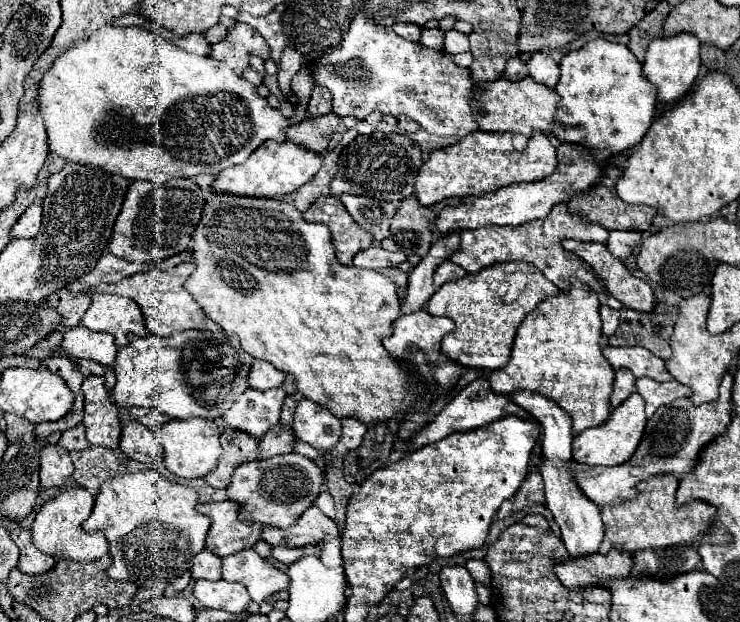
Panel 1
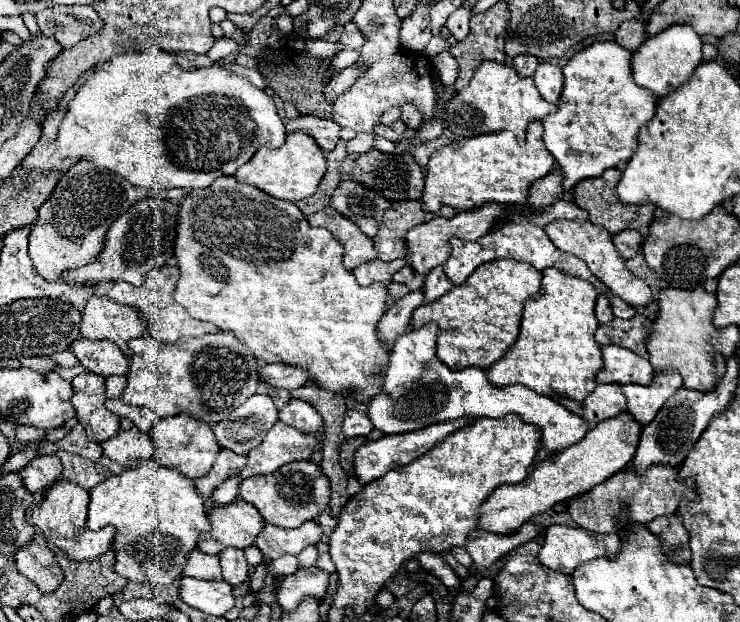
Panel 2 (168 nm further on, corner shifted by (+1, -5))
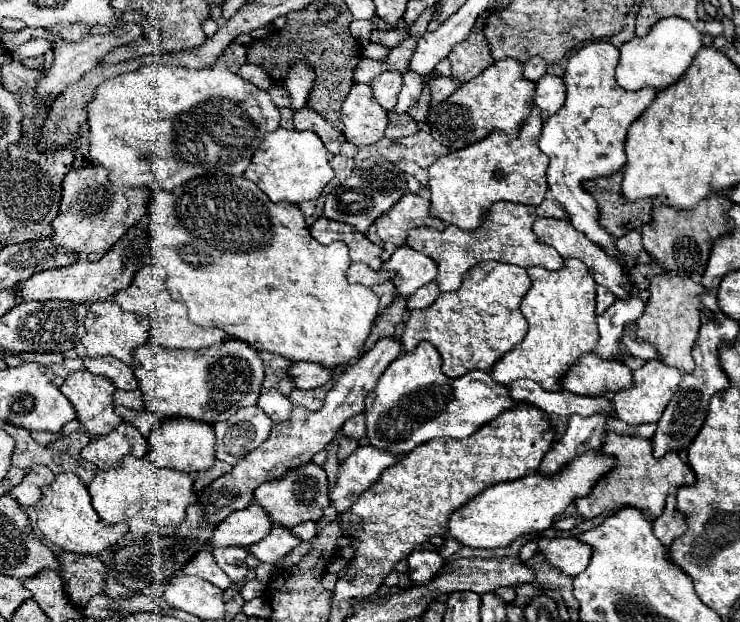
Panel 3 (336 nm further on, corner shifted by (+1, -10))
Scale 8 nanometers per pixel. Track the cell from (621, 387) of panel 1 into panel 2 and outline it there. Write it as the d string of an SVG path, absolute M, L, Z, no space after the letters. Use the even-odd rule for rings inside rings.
M598 385L586 399L584 405L576 403L574 399L568 399L566 395L550 395L554 401L564 405L566 409L580 413L588 423L600 423L604 419L616 417L618 413L624 411L624 397L620 391L620 385Z

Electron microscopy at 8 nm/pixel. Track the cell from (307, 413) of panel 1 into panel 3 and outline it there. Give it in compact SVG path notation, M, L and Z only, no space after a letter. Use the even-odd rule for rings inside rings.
M266 390L258 398L258 406L274 420L274 422L284 422L292 414L292 402L282 396L276 390Z

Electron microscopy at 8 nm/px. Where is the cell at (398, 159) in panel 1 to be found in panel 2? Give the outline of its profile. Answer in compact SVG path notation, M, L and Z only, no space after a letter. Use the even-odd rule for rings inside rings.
M372 149L364 155L360 155L352 169L352 181L364 183L370 189L376 189L380 195L384 195L388 201L404 201L404 199L420 199L424 191L422 183L422 167L408 155L408 153L396 153L386 155L378 149Z

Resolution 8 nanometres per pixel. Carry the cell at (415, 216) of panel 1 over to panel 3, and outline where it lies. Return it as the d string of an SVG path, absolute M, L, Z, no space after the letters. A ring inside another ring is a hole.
M404 194L388 212L384 212L366 232L366 236L382 248L382 260L386 262L392 252L406 242L408 230L416 226L434 226L444 230L444 224L428 214L430 202L418 194Z

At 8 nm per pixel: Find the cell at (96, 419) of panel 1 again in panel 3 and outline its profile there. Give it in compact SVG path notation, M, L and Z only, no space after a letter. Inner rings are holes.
M88 370L72 372L60 386L60 392L70 400L76 418L90 436L100 438L122 422L122 418L114 414L114 384L104 376L94 376Z

